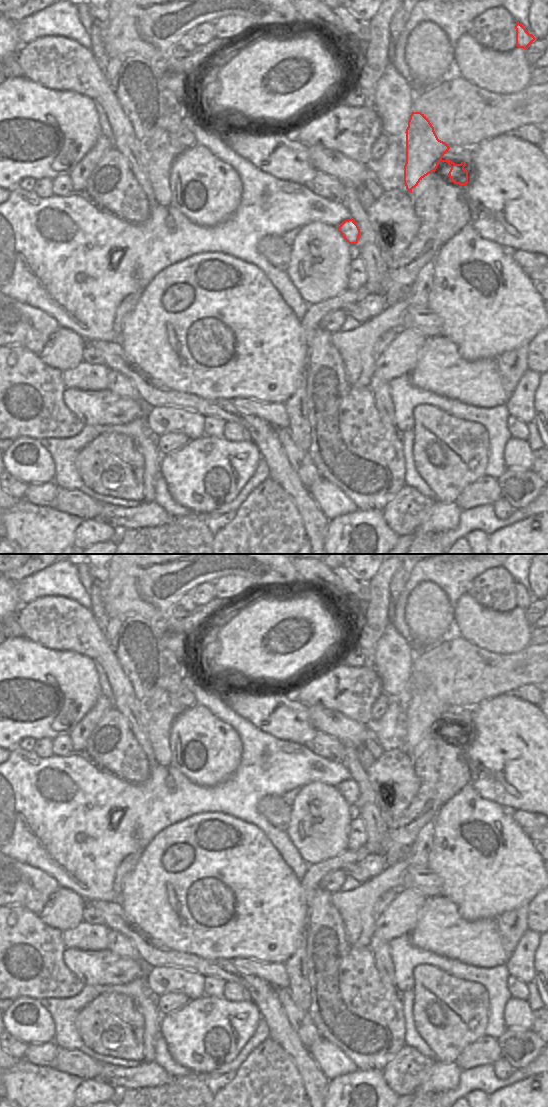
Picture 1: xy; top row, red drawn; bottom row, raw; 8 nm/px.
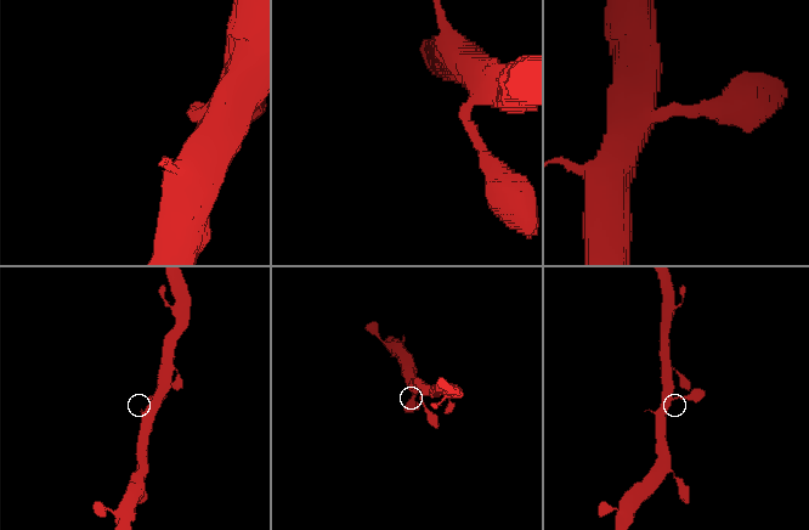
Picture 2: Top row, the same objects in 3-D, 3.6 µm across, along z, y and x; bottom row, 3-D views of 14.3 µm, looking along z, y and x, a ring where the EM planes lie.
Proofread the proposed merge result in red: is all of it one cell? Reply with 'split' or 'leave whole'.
leave whole

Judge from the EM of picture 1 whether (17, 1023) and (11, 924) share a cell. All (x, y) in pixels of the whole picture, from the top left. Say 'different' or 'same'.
different

